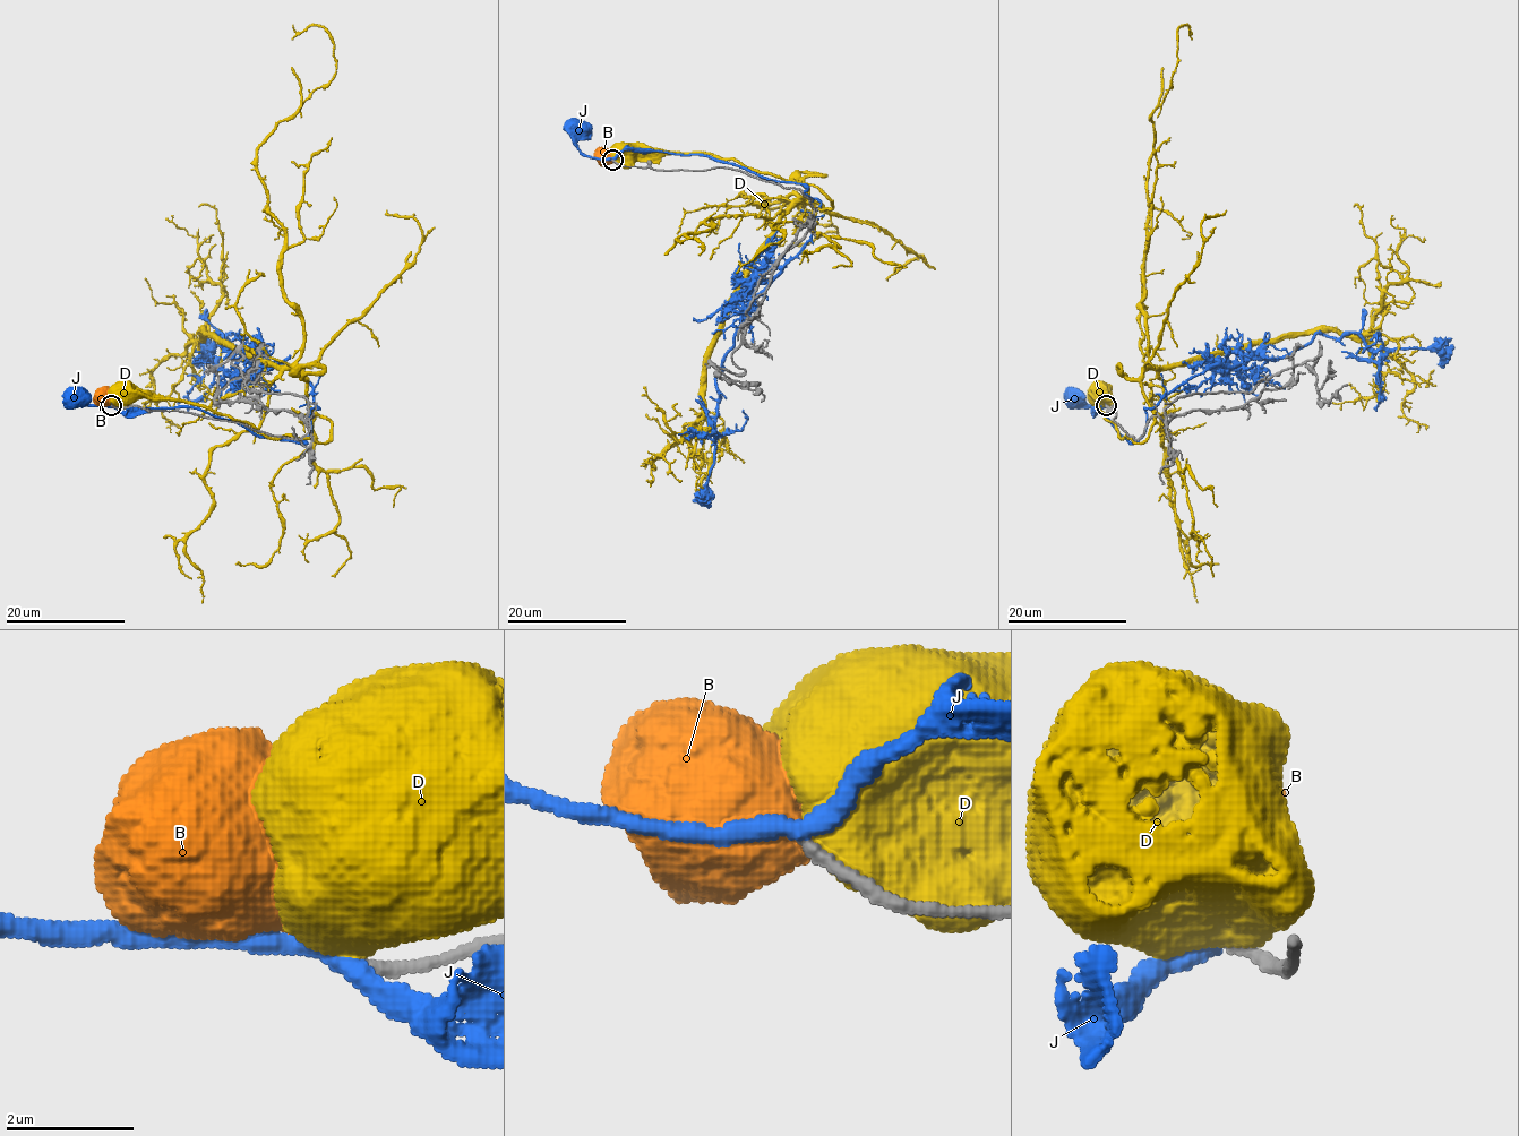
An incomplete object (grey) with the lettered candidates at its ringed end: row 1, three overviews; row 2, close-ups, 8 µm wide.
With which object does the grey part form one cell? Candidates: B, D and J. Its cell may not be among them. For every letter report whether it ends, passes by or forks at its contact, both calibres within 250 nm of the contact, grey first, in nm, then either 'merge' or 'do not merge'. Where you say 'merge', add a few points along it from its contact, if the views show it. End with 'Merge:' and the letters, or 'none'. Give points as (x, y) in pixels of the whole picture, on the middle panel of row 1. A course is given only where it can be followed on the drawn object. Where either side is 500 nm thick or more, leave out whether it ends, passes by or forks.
B: calibres 200 and 500 nm; merge
D: calibres 240 and 850 nm; do not merge
J: it passes by; calibres 200 and 320 nm; do not merge
Merge: B

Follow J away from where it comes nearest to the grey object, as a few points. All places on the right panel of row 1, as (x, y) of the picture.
J: (1105, 406), (1074, 404), (1072, 398)

